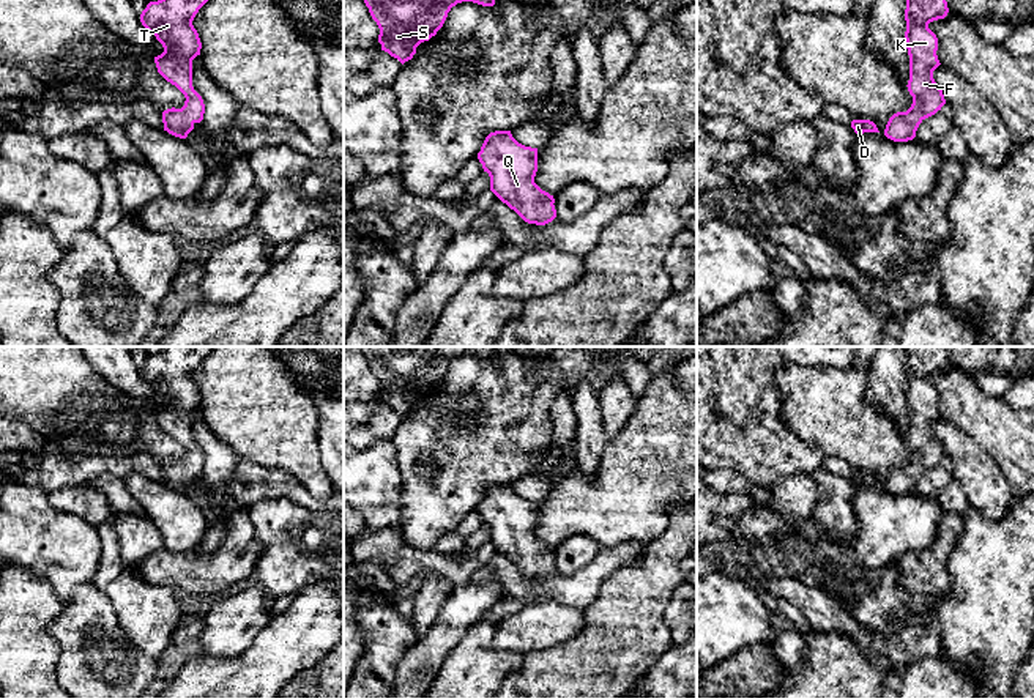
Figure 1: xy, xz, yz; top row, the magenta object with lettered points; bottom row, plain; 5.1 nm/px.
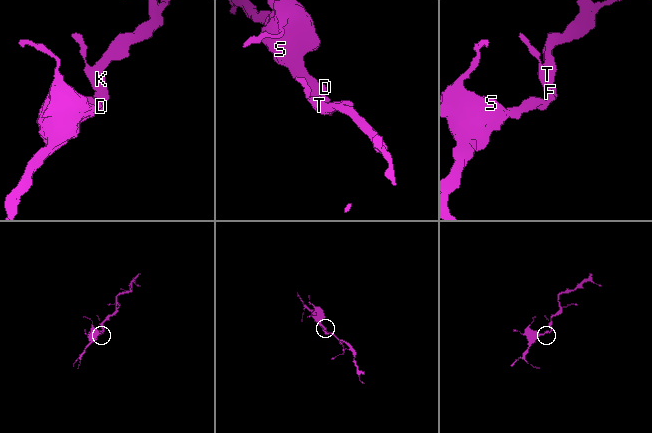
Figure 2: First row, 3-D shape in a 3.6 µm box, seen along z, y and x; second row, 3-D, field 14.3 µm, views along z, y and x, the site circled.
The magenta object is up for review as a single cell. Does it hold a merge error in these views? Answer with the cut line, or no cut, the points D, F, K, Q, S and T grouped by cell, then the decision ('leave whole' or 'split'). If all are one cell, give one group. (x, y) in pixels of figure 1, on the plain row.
cut none; groups D F K Q S T; leave whole

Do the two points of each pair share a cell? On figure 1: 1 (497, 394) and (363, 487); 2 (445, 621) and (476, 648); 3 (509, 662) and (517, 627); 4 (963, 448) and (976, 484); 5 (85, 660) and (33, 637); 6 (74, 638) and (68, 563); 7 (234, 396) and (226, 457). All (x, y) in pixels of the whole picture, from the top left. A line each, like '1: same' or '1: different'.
1: different
2: different
3: different
4: same
5: different
6: different
7: different

